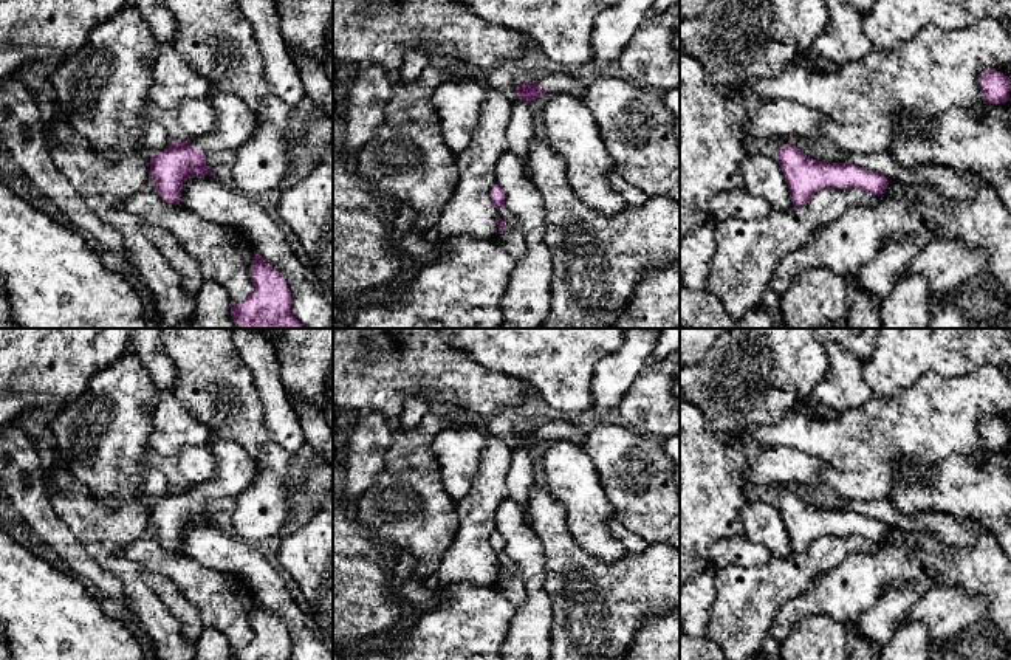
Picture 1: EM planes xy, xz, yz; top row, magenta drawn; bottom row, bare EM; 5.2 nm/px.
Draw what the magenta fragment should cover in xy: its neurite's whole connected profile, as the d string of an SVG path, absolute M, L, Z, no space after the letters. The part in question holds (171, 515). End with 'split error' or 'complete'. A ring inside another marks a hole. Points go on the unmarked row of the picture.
M211 434L207 446L215 457L215 476L200 485L172 490L150 505L152 527L163 548L180 550L183 530L195 522L214 522L206 502L217 497L237 497L259 476L255 460L238 443Z | split error

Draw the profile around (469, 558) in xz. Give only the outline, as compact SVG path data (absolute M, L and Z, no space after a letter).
M489 435L471 490L455 505L460 519L458 530L440 558L434 573L435 584L441 587L460 583L495 586L497 556L489 538L495 531L495 510L509 497L506 480L512 451L503 440Z

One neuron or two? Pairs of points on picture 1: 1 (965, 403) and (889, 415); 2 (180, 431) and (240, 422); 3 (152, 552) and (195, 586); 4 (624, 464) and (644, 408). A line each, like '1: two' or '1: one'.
1: one
2: two
3: one
4: two

